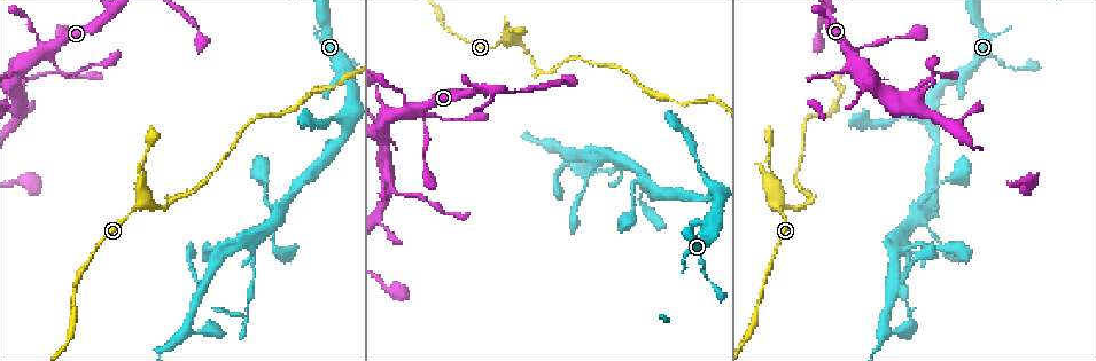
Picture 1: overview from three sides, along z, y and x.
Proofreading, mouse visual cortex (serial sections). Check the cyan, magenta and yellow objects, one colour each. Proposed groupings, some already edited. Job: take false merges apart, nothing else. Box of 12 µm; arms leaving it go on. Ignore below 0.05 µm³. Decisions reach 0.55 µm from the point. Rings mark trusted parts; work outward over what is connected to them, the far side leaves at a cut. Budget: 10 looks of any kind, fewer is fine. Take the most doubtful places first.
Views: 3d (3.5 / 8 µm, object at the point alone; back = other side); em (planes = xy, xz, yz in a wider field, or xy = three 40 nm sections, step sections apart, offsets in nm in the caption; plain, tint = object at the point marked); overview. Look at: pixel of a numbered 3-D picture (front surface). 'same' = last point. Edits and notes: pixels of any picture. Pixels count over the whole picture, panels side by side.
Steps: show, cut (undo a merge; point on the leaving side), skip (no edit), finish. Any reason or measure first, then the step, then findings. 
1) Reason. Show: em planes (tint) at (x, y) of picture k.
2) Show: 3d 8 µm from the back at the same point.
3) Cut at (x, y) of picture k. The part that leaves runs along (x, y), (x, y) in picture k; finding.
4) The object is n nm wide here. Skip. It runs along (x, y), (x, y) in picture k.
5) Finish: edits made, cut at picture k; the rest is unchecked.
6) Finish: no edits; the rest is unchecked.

Sharp bend. Show: 3d 3.5 µm at (508, 23) of picture 1.

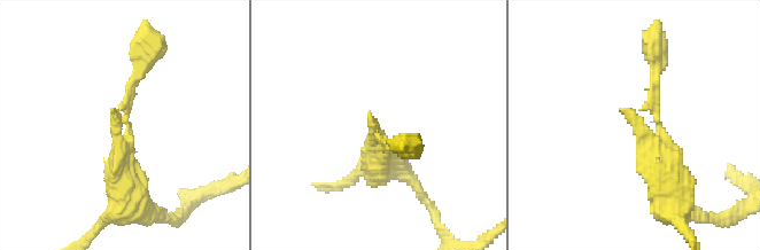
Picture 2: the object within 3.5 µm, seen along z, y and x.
The arms are 150, 400 nm wide; shape alone is not enough. Show: em planes (tint) at (633, 117) of picture 2.

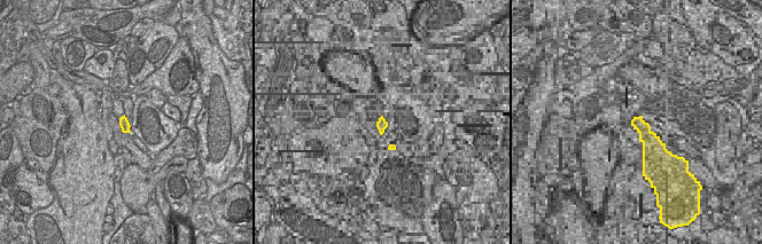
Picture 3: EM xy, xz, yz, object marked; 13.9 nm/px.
Skip. It runs along (122, 187), (115, 117), (147, 61) in picture 2; all the same cell.

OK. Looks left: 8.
Sharp bend. Show: 3d 3.5 µm at (539, 73) of picture 1.

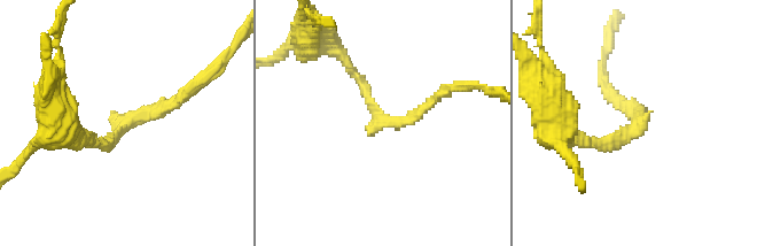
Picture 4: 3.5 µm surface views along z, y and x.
Show: em xy step 3 (tint) at (638, 126) of picture 4.

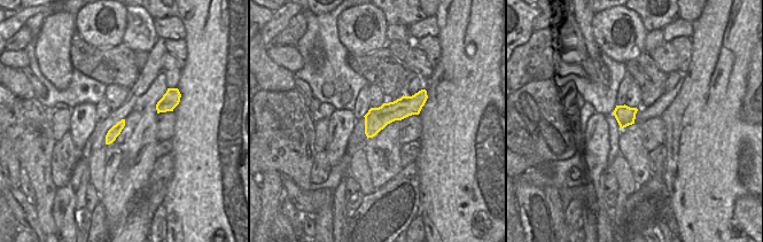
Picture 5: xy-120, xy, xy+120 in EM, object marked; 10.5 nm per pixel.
The object is 240 nm wide here. Skip. It runs along (91, 140), (186, 94) in picture 4; all the same cell.

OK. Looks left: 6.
Sudden change in width. Show: 3d 3.5 µm at (390, 188) of picture 1.

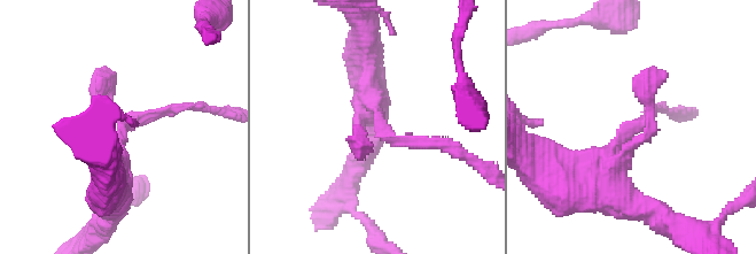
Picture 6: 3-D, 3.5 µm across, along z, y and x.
The arms are 150, 400 nm wide; now the EM. Show: em xy step 5 (tint) at (628, 126) of picture 6.

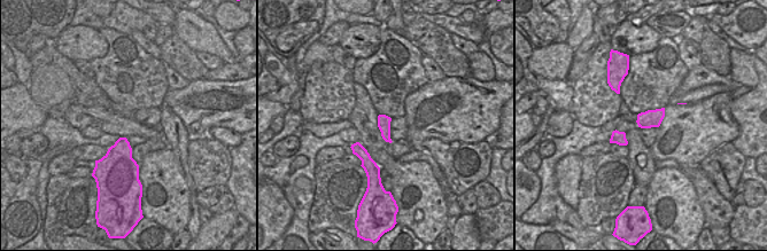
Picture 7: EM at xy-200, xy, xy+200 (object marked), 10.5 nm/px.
Skip. It runs along (111, 184), (123, 126), (182, 106) in picture 6; all the same cell.

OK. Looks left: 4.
Side arm on a straight run. Show: 3d 8 µm at (251, 236) of picture 1.

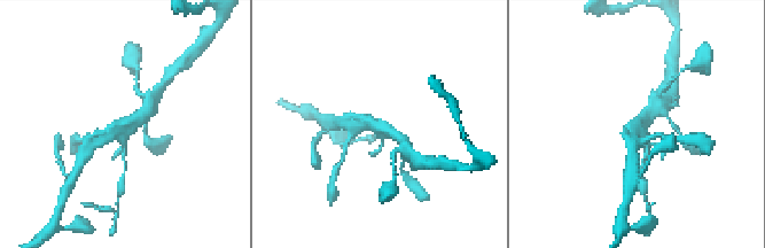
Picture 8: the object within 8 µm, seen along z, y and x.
Now the EM. Show: em xy step 1 (tint) at (376, 126) of picture 8.

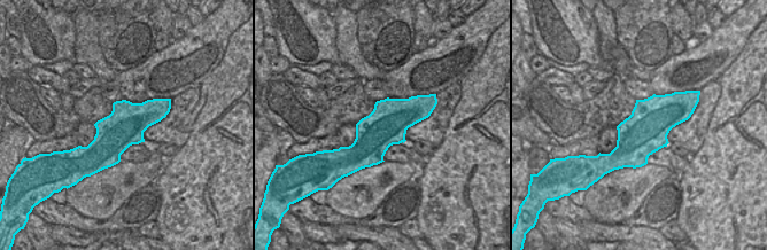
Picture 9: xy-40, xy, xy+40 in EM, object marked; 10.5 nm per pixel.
Skip. It runs along (146, 113), (91, 146) in picture 8; all the same cell.

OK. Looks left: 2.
Finish: no edits; the rest is unchecked.

